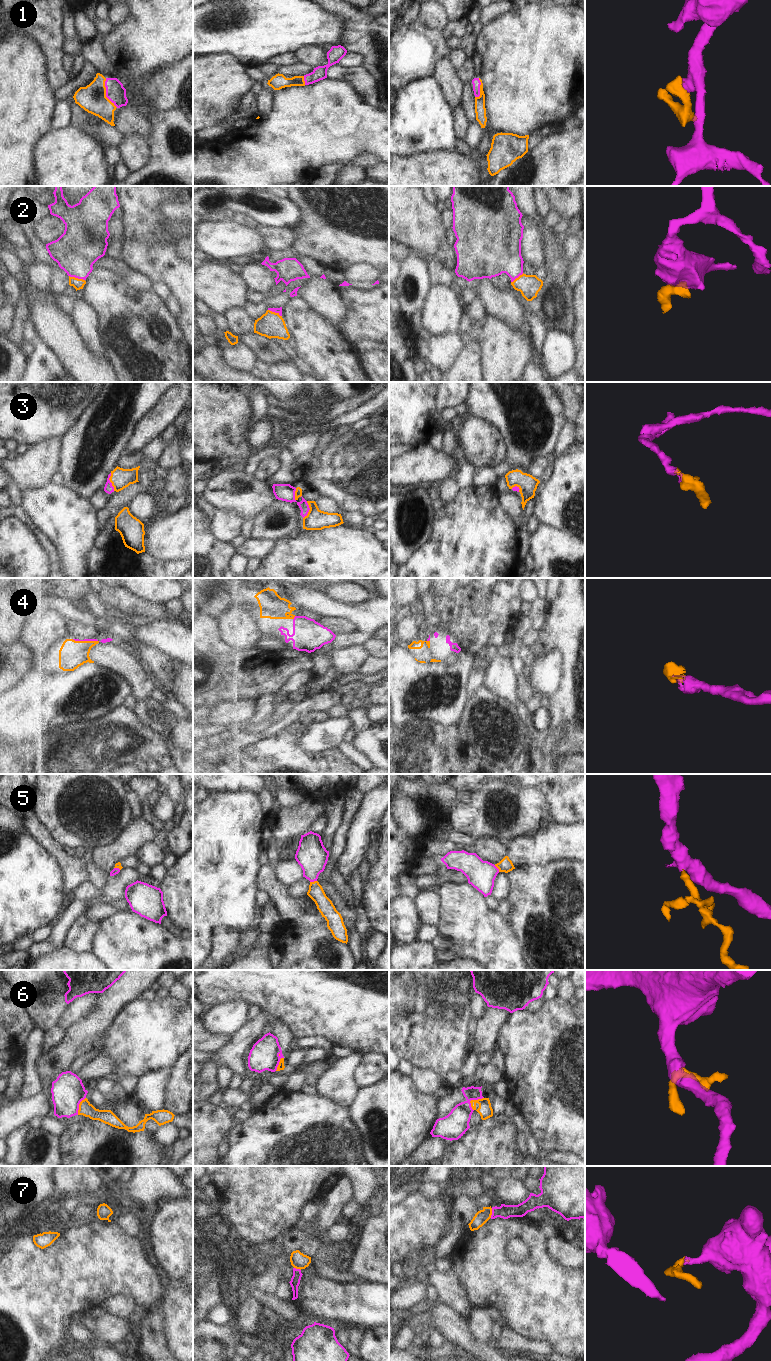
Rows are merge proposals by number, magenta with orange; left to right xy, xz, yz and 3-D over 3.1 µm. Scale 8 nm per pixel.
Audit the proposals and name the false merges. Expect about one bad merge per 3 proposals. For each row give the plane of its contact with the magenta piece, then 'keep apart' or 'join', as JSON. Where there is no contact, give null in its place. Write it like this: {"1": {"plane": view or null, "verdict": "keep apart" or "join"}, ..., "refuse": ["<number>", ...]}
{"1": {"plane": "xy", "verdict": "join"}, "2": {"plane": "xy", "verdict": "join"}, "3": {"plane": "xz", "verdict": "join"}, "4": {"plane": "xy", "verdict": "join"}, "5": {"plane": "xz", "verdict": "join"}, "6": {"plane": "yz", "verdict": "keep apart"}, "7": {"plane": "yz", "verdict": "join"}, "refuse": ["6"]}

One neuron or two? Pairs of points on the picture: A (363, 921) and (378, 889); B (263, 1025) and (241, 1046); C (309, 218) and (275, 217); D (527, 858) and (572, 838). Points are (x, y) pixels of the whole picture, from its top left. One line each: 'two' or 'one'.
A: two
B: one
C: two
D: one

